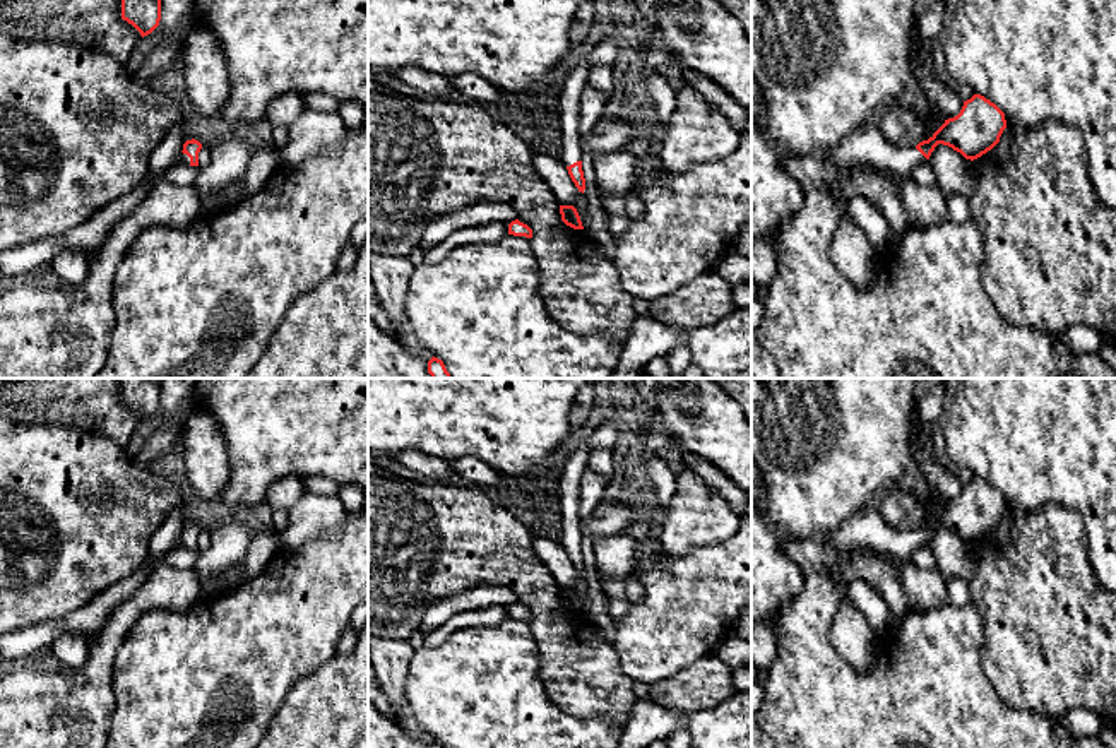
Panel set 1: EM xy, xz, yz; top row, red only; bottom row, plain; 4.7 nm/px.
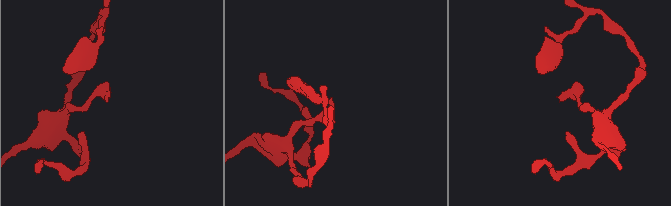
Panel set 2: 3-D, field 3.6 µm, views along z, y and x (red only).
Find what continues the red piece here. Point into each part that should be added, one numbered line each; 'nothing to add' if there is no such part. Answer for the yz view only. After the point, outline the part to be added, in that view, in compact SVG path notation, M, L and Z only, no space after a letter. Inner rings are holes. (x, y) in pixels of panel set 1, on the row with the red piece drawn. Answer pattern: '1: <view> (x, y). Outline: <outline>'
1: yz (866, 146). Outline: M876 120L854 130L839 147L825 154L834 166L873 166L904 176L926 163L916 147L900 147L888 140Z

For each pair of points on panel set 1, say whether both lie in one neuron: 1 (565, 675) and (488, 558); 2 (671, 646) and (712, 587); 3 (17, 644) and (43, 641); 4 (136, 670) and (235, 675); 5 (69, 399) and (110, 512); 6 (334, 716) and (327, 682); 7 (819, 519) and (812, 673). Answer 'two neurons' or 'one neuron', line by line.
1: one neuron
2: one neuron
3: one neuron
4: one neuron
5: two neurons
6: one neuron
7: two neurons

